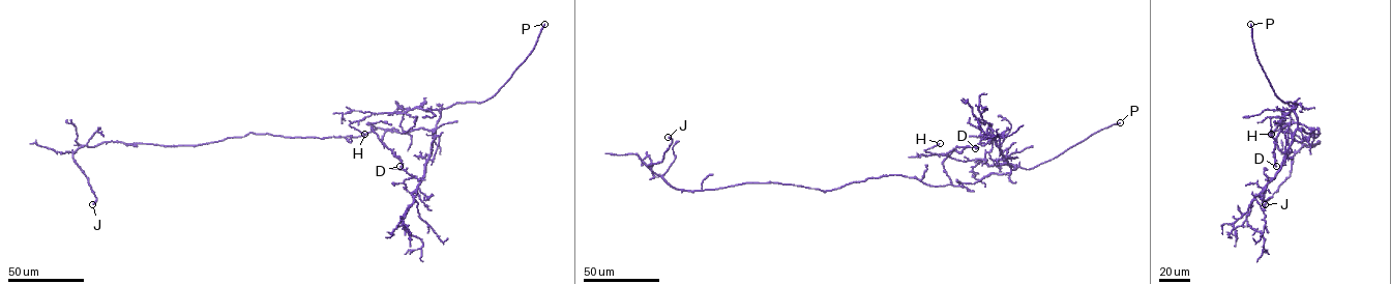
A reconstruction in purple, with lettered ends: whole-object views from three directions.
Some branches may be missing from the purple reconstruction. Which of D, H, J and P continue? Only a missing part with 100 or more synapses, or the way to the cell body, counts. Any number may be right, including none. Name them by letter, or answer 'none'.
P

